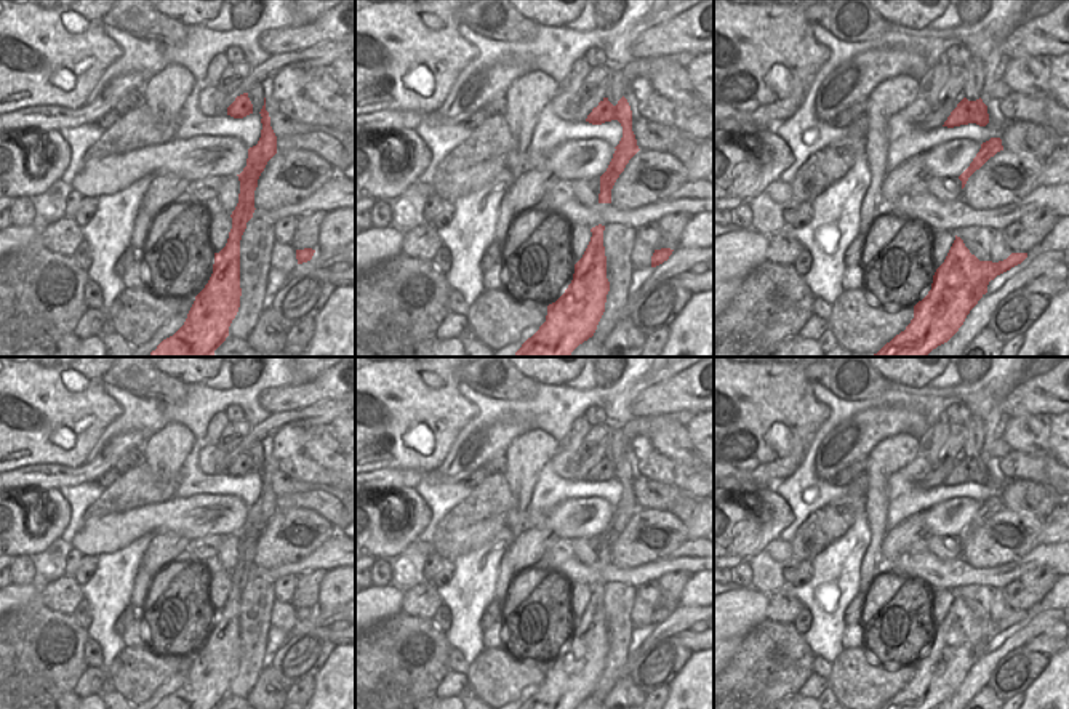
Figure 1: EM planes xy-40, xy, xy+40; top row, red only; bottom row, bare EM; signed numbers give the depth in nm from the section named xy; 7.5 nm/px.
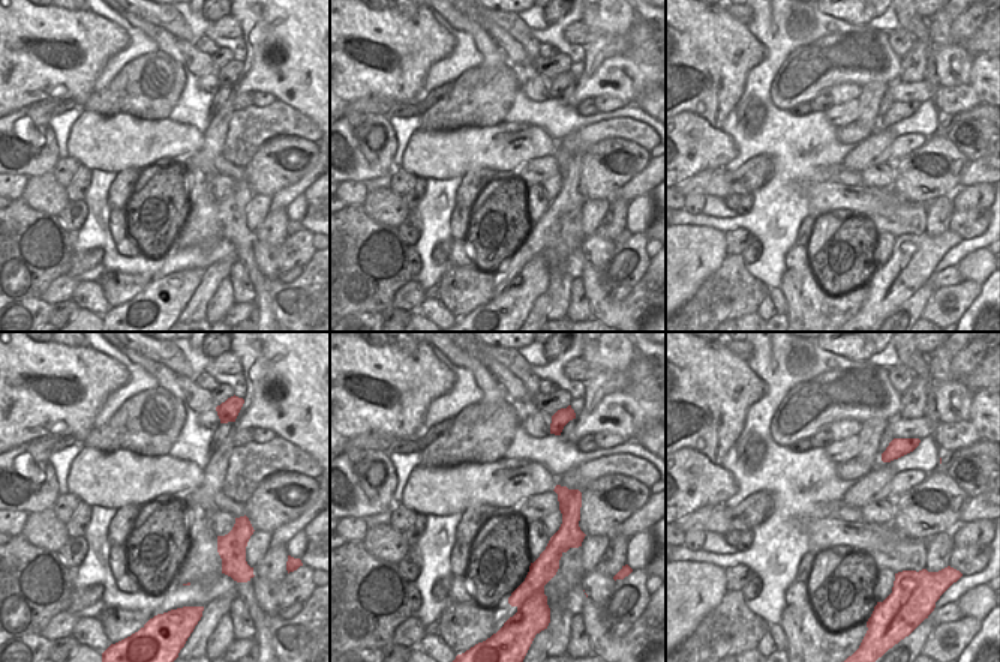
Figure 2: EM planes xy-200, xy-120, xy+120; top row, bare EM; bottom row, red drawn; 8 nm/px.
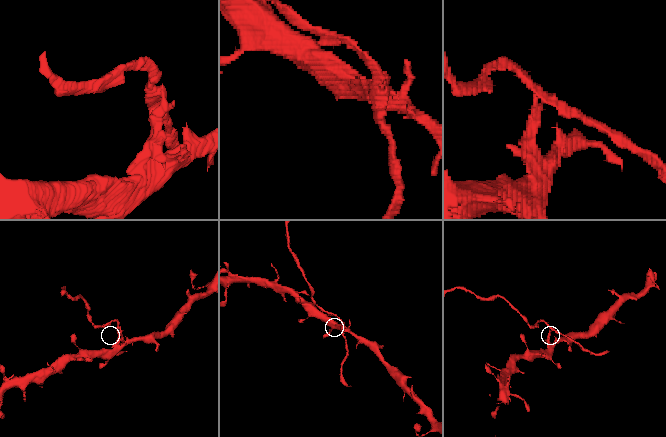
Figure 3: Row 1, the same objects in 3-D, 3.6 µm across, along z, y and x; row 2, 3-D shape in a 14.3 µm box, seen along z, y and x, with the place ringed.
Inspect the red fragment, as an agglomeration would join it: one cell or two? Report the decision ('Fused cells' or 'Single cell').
Fused cells

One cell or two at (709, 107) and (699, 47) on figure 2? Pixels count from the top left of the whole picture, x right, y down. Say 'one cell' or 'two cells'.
one cell

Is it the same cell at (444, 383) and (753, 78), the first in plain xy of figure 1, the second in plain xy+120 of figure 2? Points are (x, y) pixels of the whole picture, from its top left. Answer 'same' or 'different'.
different

